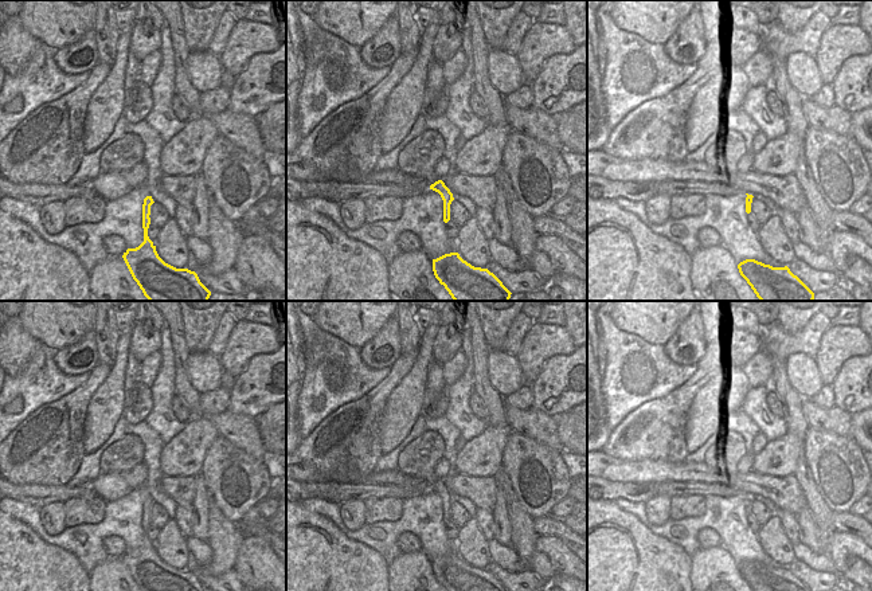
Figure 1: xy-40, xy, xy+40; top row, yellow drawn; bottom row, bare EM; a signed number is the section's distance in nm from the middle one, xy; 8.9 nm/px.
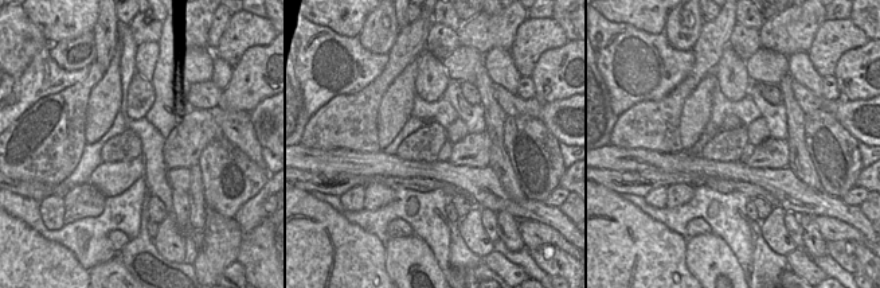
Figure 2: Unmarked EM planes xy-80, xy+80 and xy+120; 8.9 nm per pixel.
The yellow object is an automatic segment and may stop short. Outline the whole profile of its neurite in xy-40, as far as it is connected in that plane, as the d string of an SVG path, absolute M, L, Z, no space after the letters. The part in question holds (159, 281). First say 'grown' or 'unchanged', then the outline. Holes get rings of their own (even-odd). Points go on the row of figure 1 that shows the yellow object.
unchanged; M152 196L144 199L144 242L136 248L128 248L122 255L133 279L149 301L208 301L211 291L195 271L176 269L159 257L148 236L153 203Z

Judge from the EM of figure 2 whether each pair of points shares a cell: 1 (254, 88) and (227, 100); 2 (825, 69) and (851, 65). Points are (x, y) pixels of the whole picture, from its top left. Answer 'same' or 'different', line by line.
1: same
2: different

